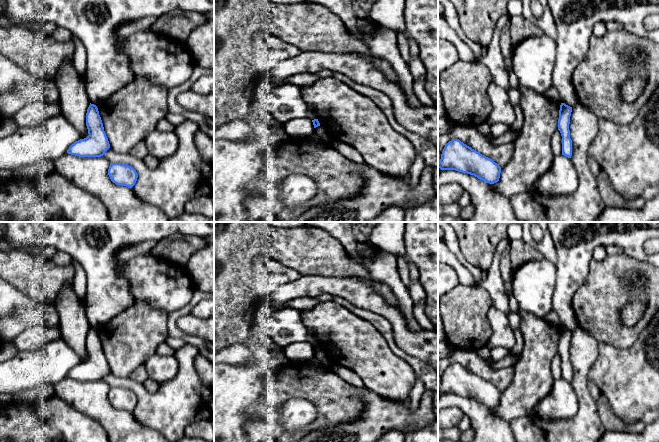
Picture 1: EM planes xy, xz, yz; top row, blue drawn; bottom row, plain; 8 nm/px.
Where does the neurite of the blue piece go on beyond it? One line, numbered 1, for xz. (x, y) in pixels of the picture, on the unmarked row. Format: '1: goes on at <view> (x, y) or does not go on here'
1: does not go on here

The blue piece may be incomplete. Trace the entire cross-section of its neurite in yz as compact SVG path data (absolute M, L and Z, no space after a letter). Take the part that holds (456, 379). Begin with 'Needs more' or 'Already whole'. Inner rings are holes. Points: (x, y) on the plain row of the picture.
Already whole. M452 363L445 369L438 392L474 399L489 408L498 406L501 397L501 391L492 383L458 363Z

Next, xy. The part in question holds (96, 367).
Already whole. M89 329L86 337L88 360L72 368L68 378L79 381L101 381L110 372L103 347L96 329Z

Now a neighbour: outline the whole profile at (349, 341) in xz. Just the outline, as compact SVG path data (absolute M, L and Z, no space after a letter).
M334 301L321 302L311 310L301 311L301 318L307 329L315 334L320 349L326 353L327 359L332 365L343 366L352 370L361 378L364 388L381 397L402 404L410 401L410 392L417 380L414 370L390 349L384 336L370 322L358 317Z

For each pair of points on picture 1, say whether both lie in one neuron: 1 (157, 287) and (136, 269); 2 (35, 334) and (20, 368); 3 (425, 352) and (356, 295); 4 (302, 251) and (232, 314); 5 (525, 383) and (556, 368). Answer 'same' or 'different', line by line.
1: same
2: different
3: same
4: same
5: different

